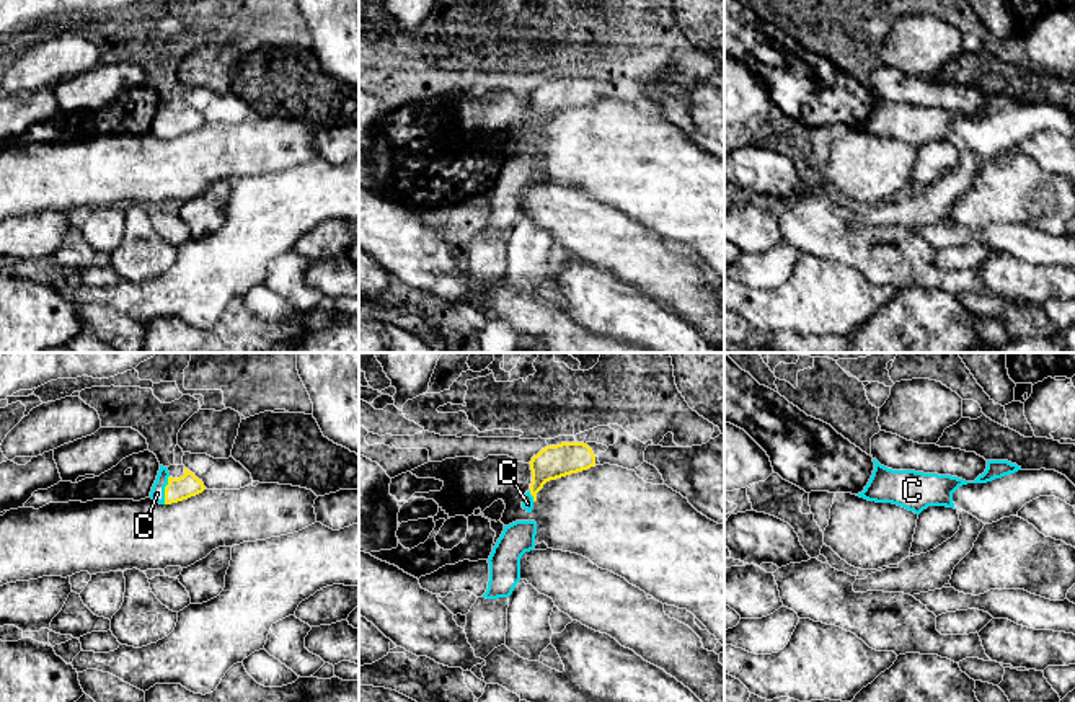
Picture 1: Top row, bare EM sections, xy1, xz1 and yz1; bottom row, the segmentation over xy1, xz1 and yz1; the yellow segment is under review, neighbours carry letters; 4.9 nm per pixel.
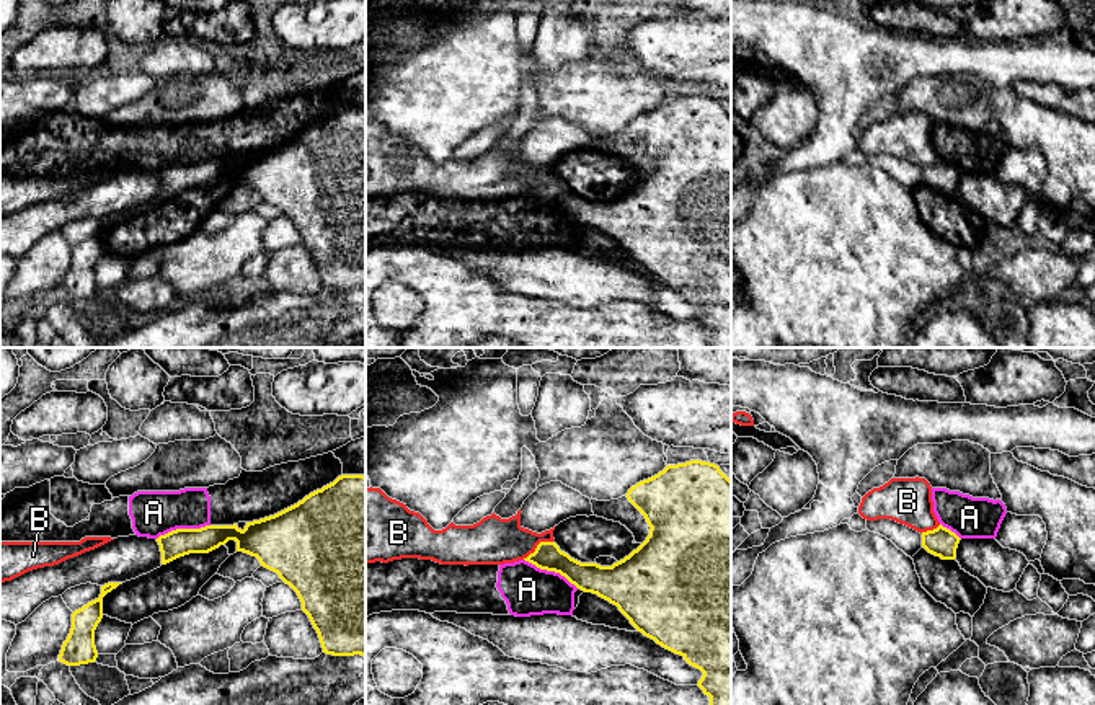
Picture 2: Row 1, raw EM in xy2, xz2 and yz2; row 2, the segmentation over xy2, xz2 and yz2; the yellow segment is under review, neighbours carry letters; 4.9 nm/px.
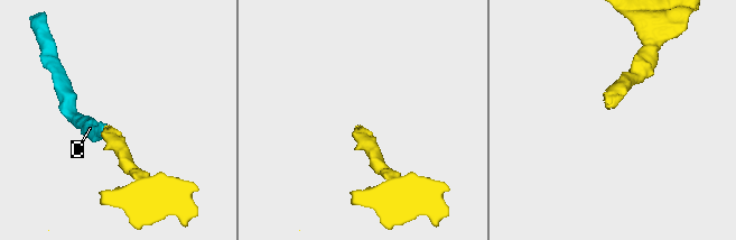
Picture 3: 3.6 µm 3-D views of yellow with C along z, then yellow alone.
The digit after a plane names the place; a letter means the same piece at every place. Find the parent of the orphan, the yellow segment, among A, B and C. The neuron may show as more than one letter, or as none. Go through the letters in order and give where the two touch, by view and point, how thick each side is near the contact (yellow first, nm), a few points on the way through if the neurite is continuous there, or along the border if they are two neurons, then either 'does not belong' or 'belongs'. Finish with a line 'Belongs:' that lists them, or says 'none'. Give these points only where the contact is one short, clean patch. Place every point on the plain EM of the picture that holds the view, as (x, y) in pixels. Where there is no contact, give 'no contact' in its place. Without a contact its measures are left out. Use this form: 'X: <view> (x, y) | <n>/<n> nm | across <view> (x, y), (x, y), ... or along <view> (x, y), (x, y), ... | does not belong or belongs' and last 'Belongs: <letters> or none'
A: xz2 (552, 204) | 140/240 nm | along xz2 (524, 193), (540, 203), (558, 206), (578, 222) | does not belong
B: xz2 (537, 180) | 140/240 nm | along xz2 (554, 175), (542, 175), (523, 193) | does not belong
C: xy1 (165, 124) | 120/70 nm | across xy1 (188, 119), (165, 124), (157, 128) | belongs
Belongs: C

